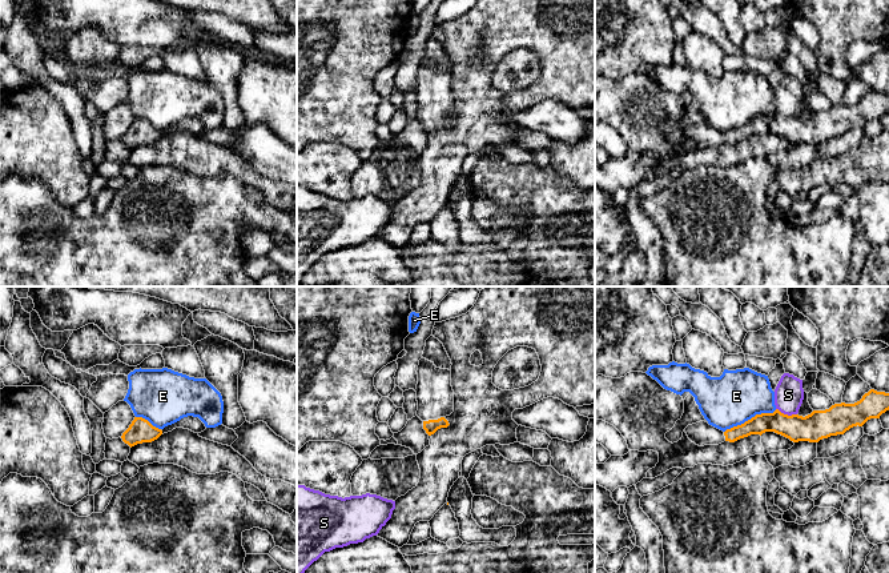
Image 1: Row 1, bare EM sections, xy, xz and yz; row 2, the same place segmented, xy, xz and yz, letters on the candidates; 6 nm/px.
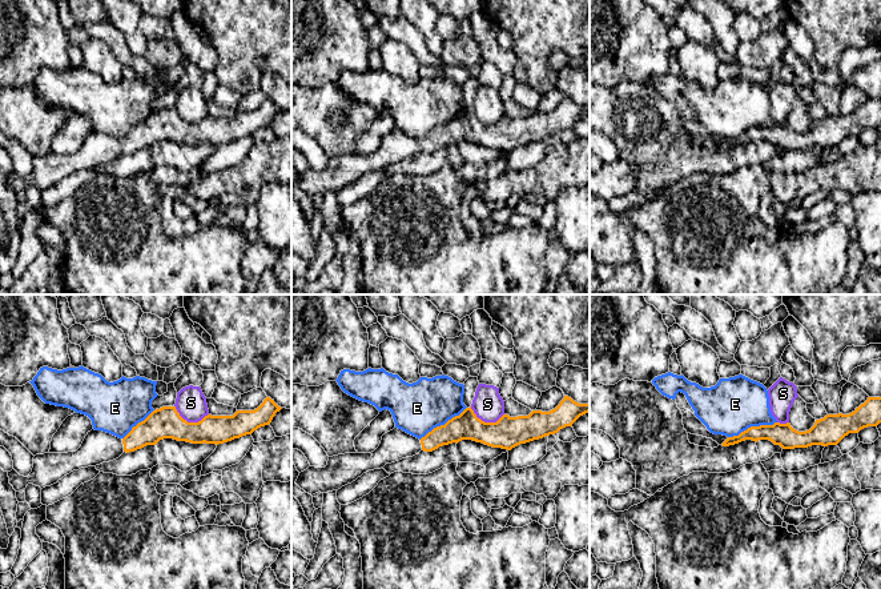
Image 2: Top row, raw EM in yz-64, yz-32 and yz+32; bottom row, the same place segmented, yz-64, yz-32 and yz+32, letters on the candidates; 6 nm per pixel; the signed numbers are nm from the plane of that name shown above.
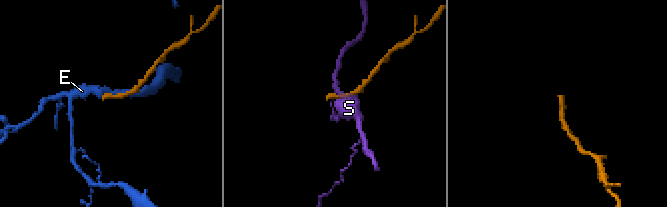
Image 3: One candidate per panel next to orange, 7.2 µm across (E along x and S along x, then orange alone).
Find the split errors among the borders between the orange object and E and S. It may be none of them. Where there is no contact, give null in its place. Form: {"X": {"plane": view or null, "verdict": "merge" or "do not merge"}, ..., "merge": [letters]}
{"E": {"plane": "yz", "verdict": "do not merge"}, "S": {"plane": "yz", "verdict": "do not merge"}, "merge": []}

